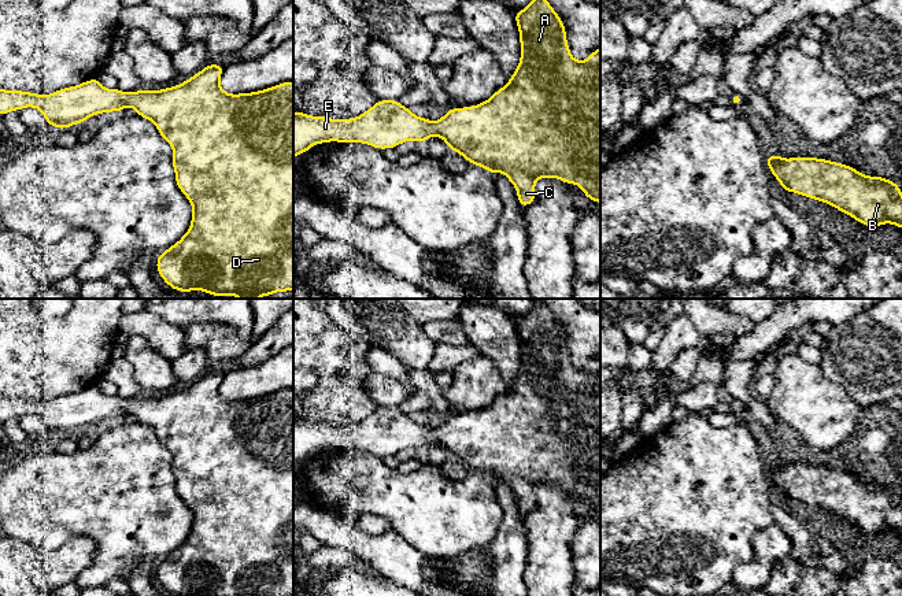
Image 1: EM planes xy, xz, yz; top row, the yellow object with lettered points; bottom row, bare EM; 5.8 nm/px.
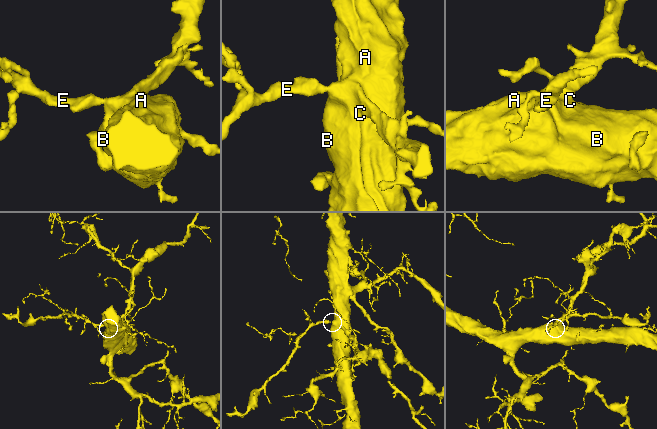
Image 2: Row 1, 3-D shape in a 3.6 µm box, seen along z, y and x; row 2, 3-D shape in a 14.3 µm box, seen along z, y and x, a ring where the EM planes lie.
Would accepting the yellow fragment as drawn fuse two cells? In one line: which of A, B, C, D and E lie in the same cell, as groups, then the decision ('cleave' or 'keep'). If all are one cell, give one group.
A B C D E; keep

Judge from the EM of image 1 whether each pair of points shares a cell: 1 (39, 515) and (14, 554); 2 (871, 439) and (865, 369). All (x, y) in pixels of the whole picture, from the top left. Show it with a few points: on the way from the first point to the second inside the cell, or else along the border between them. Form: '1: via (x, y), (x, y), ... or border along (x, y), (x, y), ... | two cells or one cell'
1: border along (14, 537), (40, 548) | two cells
2: border along (886, 403), (871, 403), (861, 407) | two cells

